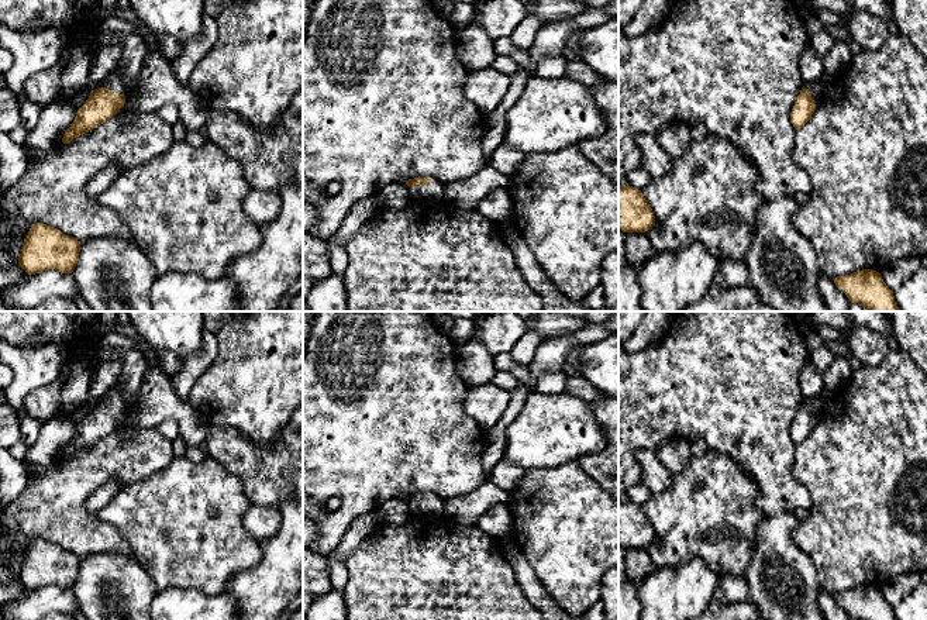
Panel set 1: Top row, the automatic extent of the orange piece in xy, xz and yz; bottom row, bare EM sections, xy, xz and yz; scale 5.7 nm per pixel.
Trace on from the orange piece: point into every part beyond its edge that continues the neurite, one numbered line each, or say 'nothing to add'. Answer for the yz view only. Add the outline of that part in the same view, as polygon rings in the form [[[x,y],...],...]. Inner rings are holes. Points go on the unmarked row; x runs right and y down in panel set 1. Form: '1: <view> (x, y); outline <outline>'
1: yz (816, 403); outline [[[816,396],[813,399],[803,400],[803,402],[809,406],[809,409],[814,414],[814,417],[821,414],[821,411],[823,411],[823,400],[820,399],[820,396]]]

